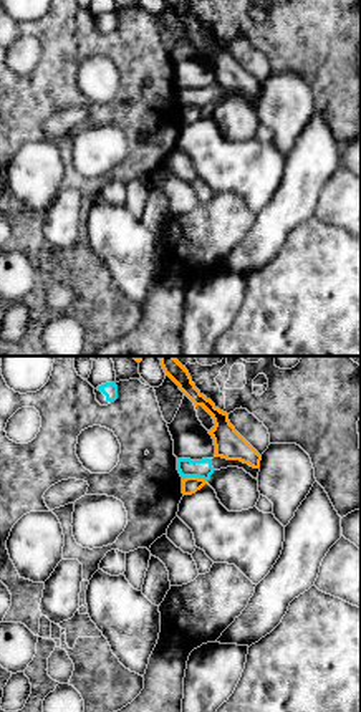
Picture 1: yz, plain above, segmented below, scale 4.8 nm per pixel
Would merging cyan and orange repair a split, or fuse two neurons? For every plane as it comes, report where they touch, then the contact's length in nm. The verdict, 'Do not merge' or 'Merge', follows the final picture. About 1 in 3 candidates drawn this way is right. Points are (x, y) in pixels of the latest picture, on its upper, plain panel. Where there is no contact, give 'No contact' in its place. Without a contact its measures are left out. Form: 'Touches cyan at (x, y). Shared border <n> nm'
Touches cyan at (194, 105). Shared border 120 nm

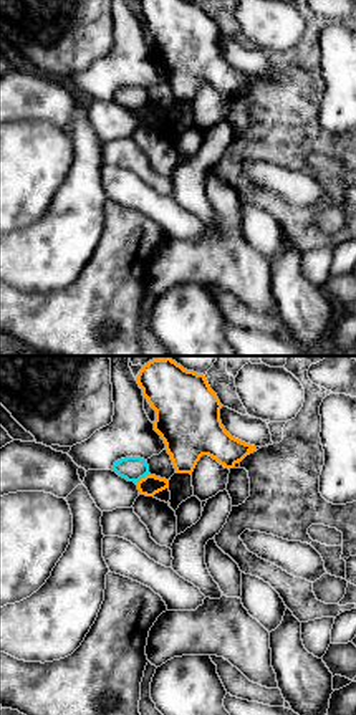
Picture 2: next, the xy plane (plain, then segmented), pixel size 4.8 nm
Touches cyan at (141, 106). Shared border 90 nm

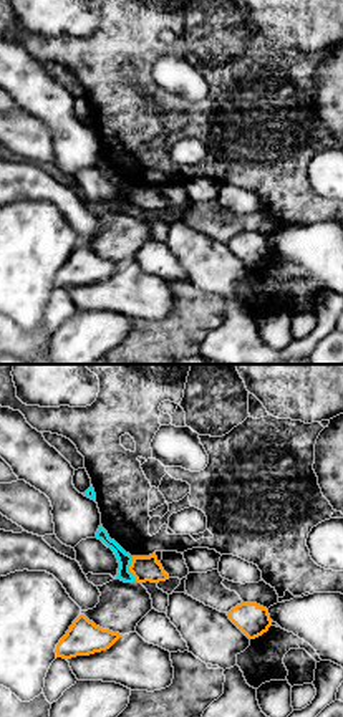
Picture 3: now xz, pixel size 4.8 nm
Touches cyan at (128, 199). Shared border 130 nm

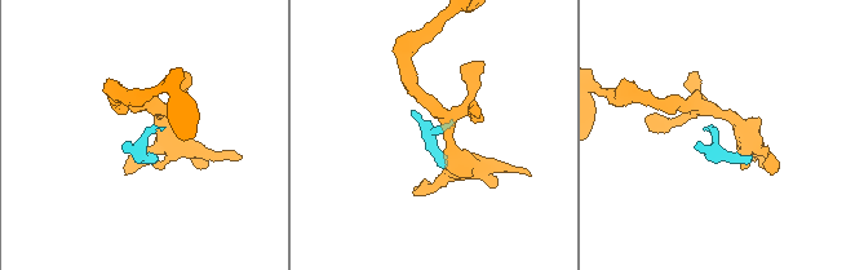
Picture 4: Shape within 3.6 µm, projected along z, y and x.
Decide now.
Do not merge

